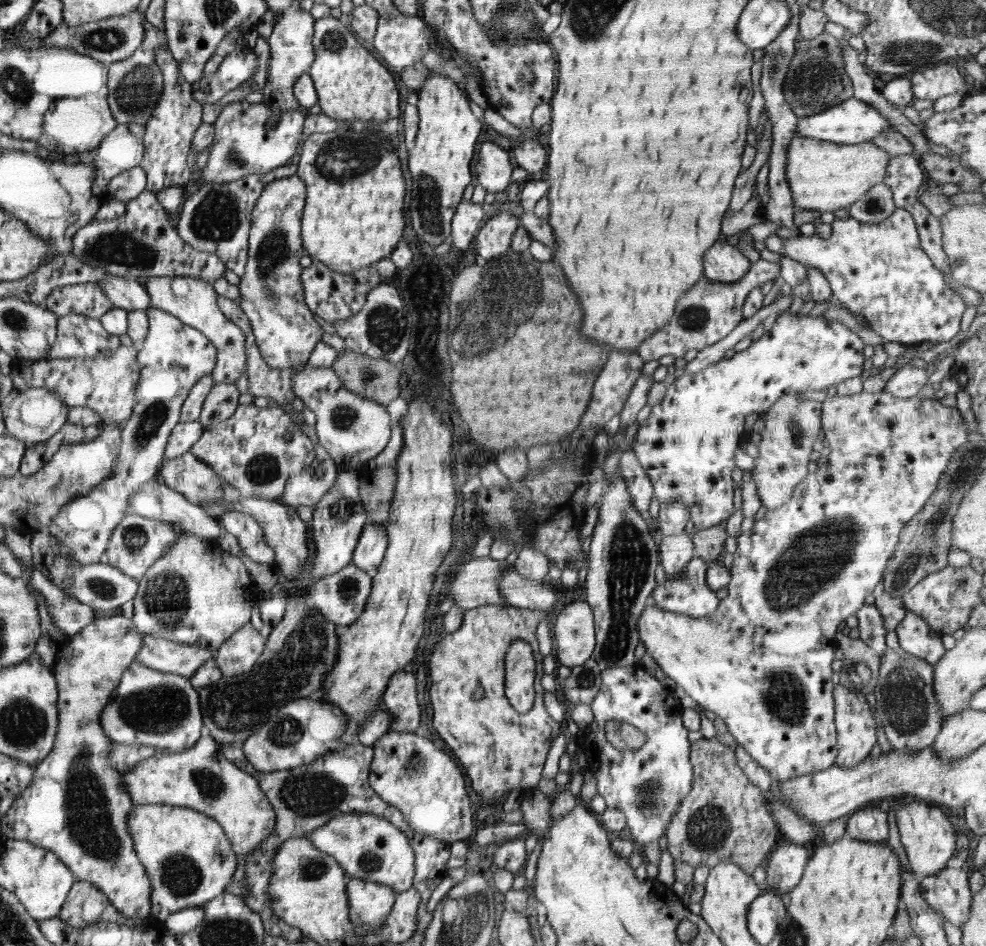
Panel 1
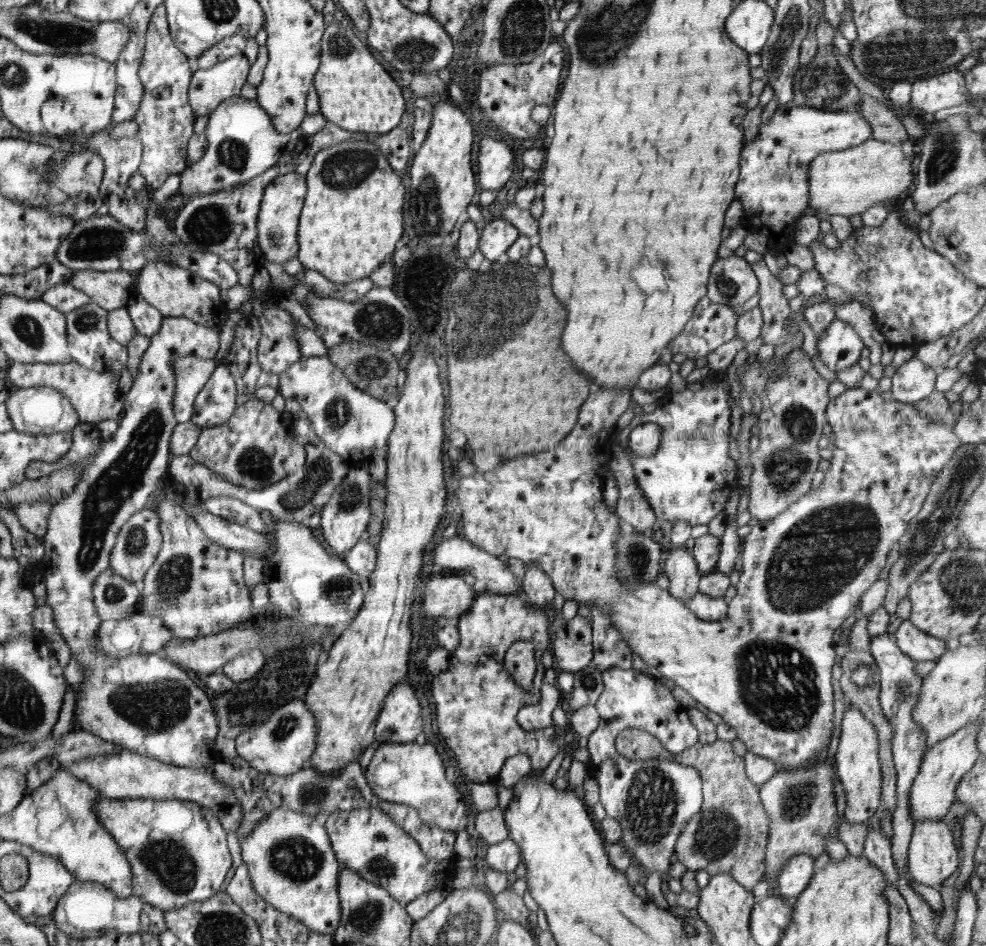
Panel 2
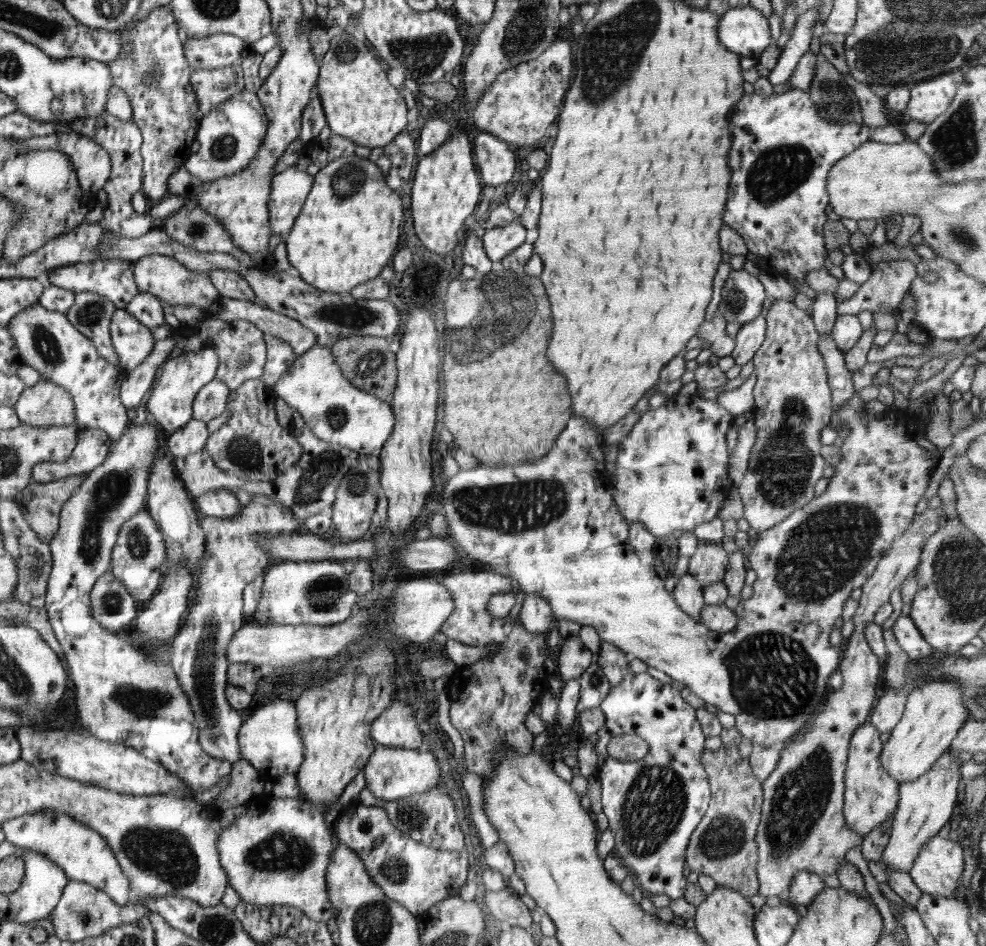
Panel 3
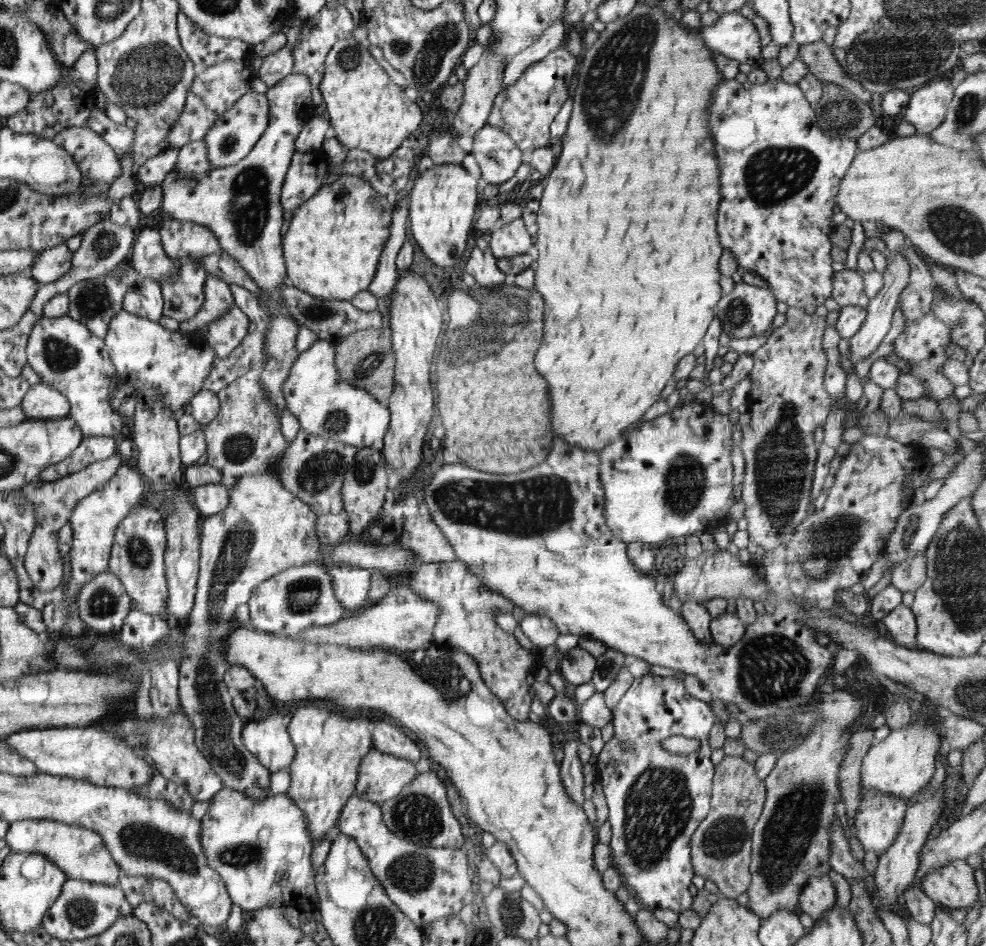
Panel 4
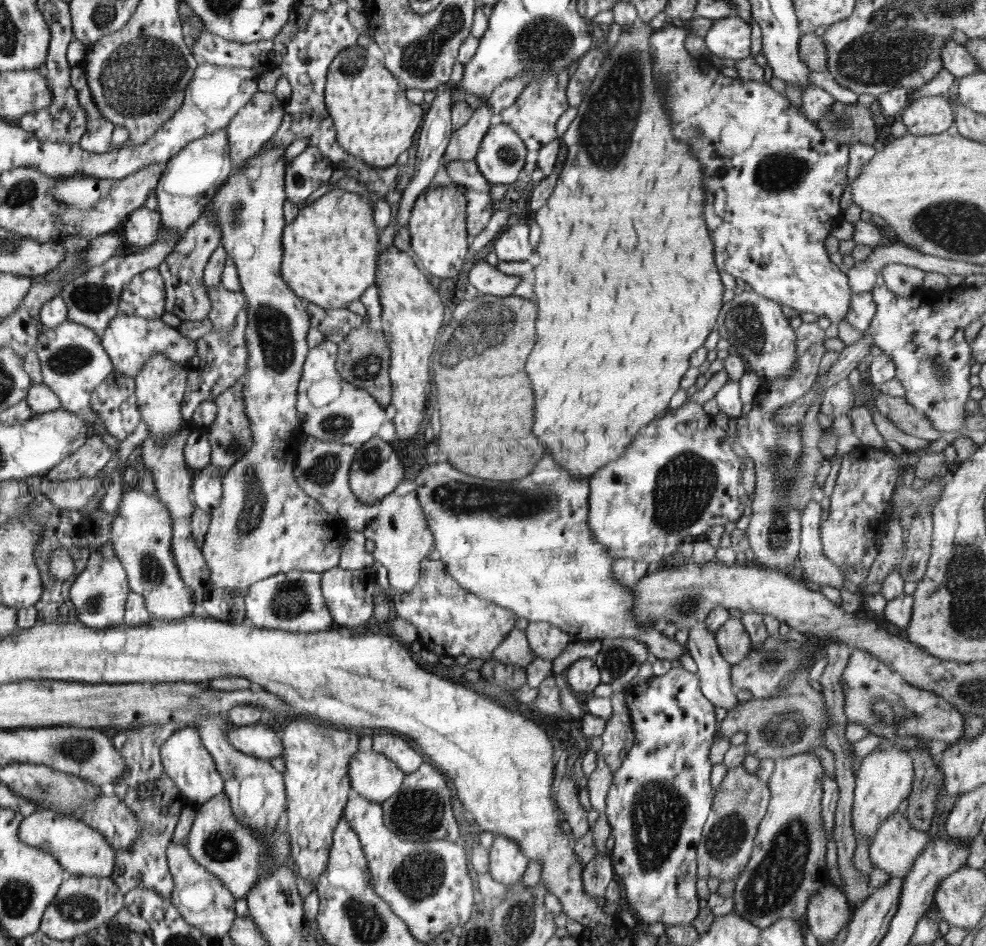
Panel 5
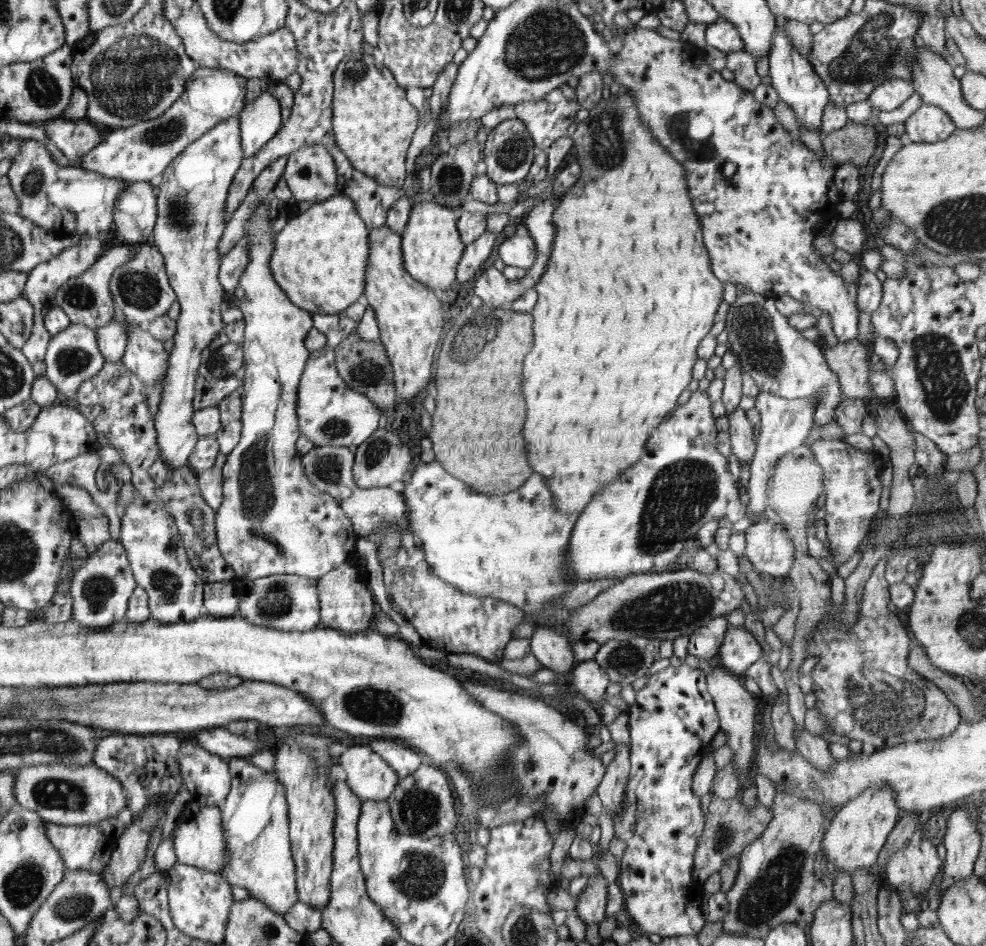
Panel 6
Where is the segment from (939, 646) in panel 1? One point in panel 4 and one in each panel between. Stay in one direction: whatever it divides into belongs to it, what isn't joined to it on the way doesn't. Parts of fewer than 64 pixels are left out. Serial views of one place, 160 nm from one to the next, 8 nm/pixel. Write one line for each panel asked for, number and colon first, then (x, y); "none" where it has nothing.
2: (919, 646)
3: (908, 636)
4: (901, 623)

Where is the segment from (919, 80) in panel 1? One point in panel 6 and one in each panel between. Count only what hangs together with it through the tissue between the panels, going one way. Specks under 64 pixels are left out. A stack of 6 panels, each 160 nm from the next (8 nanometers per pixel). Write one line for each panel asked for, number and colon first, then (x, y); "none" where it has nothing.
2: (947, 90)
3: (930, 98)
4: (928, 104)
5: (929, 115)
6: (928, 124)

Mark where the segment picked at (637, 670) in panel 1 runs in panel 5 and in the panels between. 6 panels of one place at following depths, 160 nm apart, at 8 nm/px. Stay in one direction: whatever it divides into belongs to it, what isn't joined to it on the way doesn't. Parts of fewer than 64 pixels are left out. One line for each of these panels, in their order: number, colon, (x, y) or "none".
2: (653, 800)
3: (653, 806)
4: (656, 800)
5: (659, 799)

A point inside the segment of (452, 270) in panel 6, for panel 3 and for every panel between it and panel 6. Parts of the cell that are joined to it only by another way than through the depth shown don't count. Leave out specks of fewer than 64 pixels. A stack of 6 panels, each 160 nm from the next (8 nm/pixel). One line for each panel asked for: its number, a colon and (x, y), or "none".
3: (446, 189)
4: (444, 198)
5: (437, 226)

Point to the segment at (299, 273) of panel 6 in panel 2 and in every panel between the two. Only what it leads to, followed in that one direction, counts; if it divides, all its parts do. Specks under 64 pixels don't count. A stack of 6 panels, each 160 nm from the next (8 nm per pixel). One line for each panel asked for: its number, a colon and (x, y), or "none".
2: (352, 219)
3: (349, 229)
4: (332, 247)
5: (331, 249)

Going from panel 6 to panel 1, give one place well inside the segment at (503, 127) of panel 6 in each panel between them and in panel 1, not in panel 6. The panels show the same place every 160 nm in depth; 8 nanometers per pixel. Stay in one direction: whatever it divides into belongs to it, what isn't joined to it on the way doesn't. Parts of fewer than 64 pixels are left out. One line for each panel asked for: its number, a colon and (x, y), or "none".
1: (494, 169)
2: (495, 166)
3: (496, 160)
4: (499, 158)
5: (501, 156)

